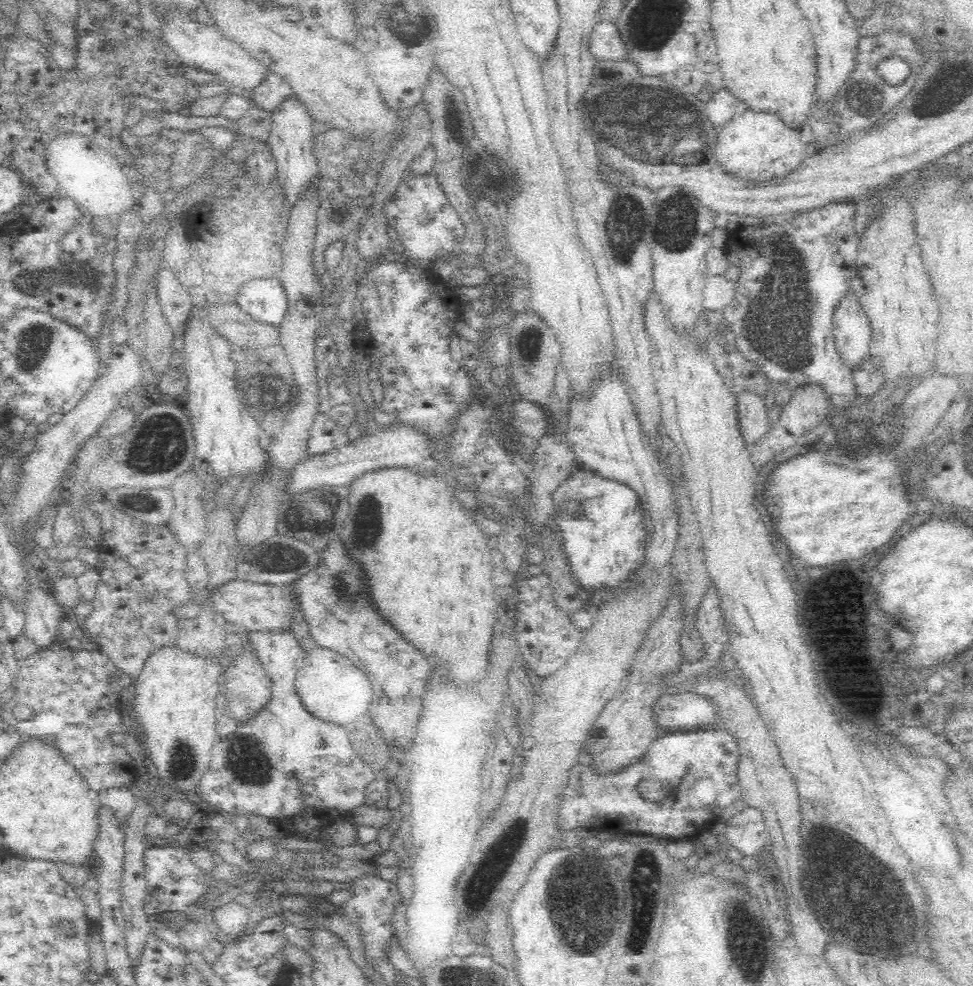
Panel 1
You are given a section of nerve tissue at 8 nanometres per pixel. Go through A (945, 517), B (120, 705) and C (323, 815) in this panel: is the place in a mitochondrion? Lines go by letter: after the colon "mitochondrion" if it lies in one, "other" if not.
A: other
B: other
C: other

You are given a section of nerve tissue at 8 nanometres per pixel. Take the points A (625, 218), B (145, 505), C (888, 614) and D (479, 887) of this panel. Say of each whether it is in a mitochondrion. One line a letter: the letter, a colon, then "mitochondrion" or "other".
A: mitochondrion
B: mitochondrion
C: other
D: mitochondrion

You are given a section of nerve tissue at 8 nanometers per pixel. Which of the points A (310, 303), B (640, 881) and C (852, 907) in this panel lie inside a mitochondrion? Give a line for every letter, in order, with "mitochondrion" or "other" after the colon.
A: other
B: mitochondrion
C: mitochondrion

